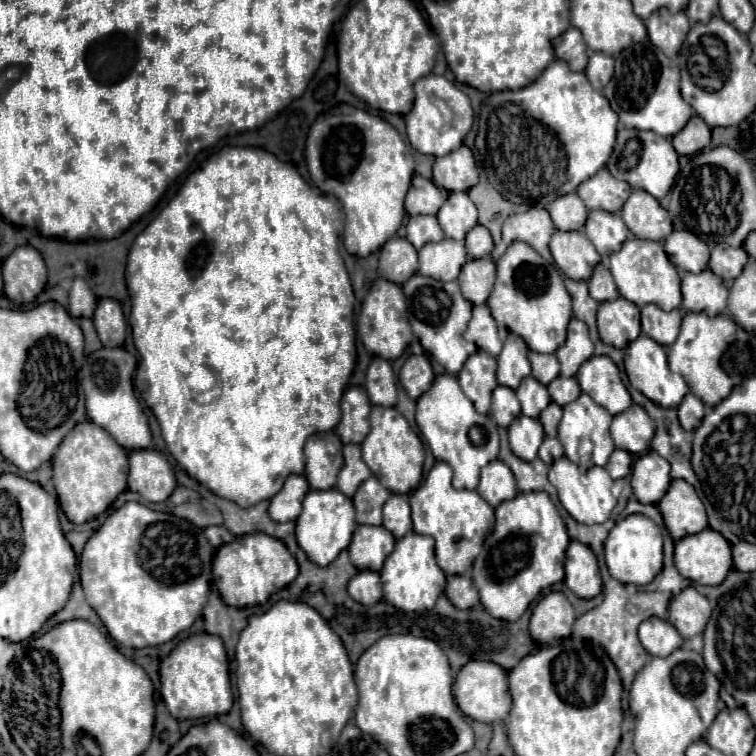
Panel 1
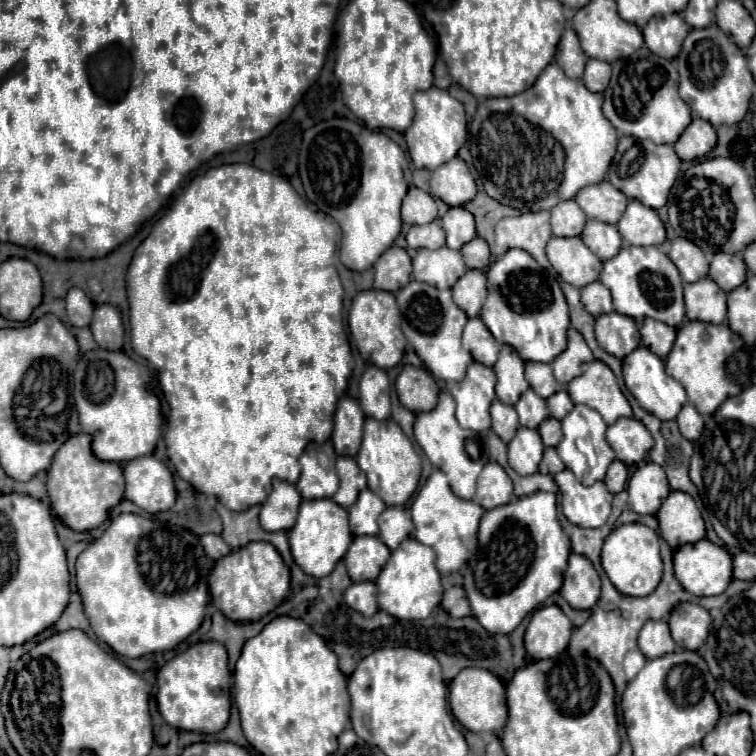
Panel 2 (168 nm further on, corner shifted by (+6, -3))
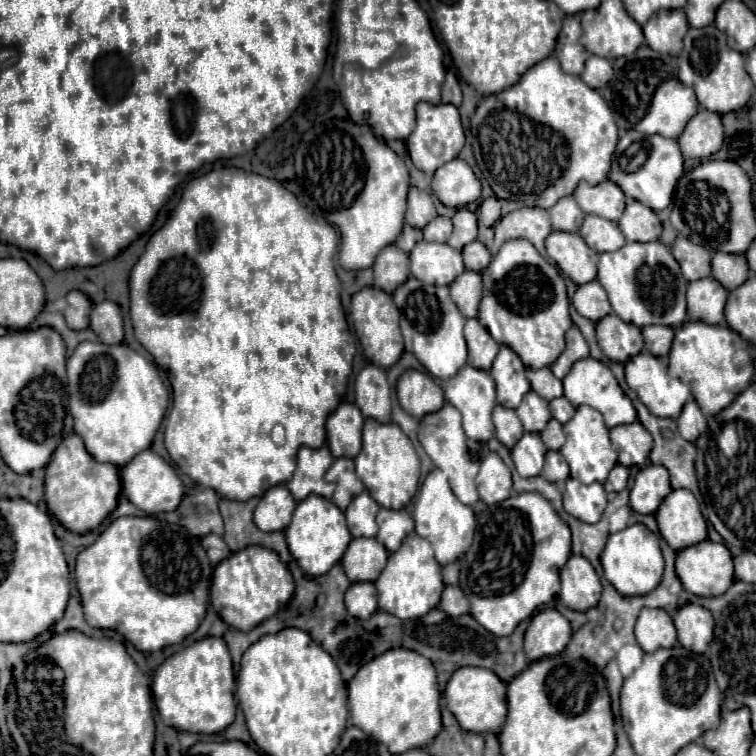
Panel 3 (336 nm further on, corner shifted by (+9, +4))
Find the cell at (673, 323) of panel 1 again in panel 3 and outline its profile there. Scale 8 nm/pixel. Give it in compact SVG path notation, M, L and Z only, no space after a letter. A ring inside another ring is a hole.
M646 325L642 327L642 335L644 335L644 349L656 357L666 357L668 349L672 347L672 337L674 331L672 327L664 327L664 325Z

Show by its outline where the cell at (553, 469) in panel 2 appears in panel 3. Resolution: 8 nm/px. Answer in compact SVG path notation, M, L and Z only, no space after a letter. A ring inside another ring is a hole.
M548 451L546 453L546 461L544 461L544 469L540 473L544 479L548 481L564 481L568 479L570 471L568 471L568 463L566 459L558 453L558 451Z

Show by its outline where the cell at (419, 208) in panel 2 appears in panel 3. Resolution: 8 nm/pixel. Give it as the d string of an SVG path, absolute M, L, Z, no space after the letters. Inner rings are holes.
M410 187L410 191L408 191L408 209L406 209L406 223L412 225L412 227L422 229L434 217L436 217L434 199L426 191Z

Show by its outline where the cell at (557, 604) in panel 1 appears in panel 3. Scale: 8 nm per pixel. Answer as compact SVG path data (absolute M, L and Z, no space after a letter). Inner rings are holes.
M556 609L538 611L524 635L524 651L528 661L536 661L540 657L552 657L560 653L572 635L570 621Z

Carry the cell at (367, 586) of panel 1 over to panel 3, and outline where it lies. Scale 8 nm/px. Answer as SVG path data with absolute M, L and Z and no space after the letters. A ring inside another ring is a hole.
M352 583L346 591L346 609L358 619L368 619L378 609L374 583Z

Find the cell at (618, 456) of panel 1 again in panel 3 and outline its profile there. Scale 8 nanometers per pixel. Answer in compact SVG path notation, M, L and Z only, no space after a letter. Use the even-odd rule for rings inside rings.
M616 463L604 483L604 489L606 491L622 491L626 487L626 483L628 483L628 469L624 465Z

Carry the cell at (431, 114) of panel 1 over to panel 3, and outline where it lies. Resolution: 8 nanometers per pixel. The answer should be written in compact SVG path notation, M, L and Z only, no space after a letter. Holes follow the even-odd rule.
M420 101L416 105L416 127L410 133L410 137L406 139L406 147L412 157L412 163L430 175L440 165L444 165L444 161L452 161L452 157L456 157L460 153L460 149L464 147L464 129L460 123L458 109L452 103L432 105L432 103Z

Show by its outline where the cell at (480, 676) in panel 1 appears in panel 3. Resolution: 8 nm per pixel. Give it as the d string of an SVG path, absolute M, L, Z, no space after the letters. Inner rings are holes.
M460 667L452 673L446 689L446 707L454 713L460 727L472 733L498 733L506 719L506 685L490 669L484 667Z

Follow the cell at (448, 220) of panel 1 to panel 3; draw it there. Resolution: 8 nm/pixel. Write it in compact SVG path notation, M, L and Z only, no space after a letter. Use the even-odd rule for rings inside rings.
M458 209L452 217L452 235L448 239L448 245L454 249L462 249L468 241L474 241L478 235L478 221L476 215L468 209Z

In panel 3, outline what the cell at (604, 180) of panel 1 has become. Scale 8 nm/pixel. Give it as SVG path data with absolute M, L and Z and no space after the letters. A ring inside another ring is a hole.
M582 181L574 193L576 203L584 213L598 215L610 221L618 221L624 211L624 193L612 181L602 181L600 185L590 185Z

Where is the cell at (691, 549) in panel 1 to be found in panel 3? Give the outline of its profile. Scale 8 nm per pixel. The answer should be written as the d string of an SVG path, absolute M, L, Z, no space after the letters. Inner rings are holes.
M710 539L680 549L676 553L676 575L680 577L686 591L700 597L716 597L722 595L734 583L734 565L732 555L722 543L714 543Z

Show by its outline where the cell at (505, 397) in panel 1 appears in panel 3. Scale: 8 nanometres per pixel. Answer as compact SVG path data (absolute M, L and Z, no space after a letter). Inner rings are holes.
M496 405L492 411L492 419L494 419L494 427L496 427L496 439L510 449L520 439L520 433L524 433L524 427L520 425L516 411Z

